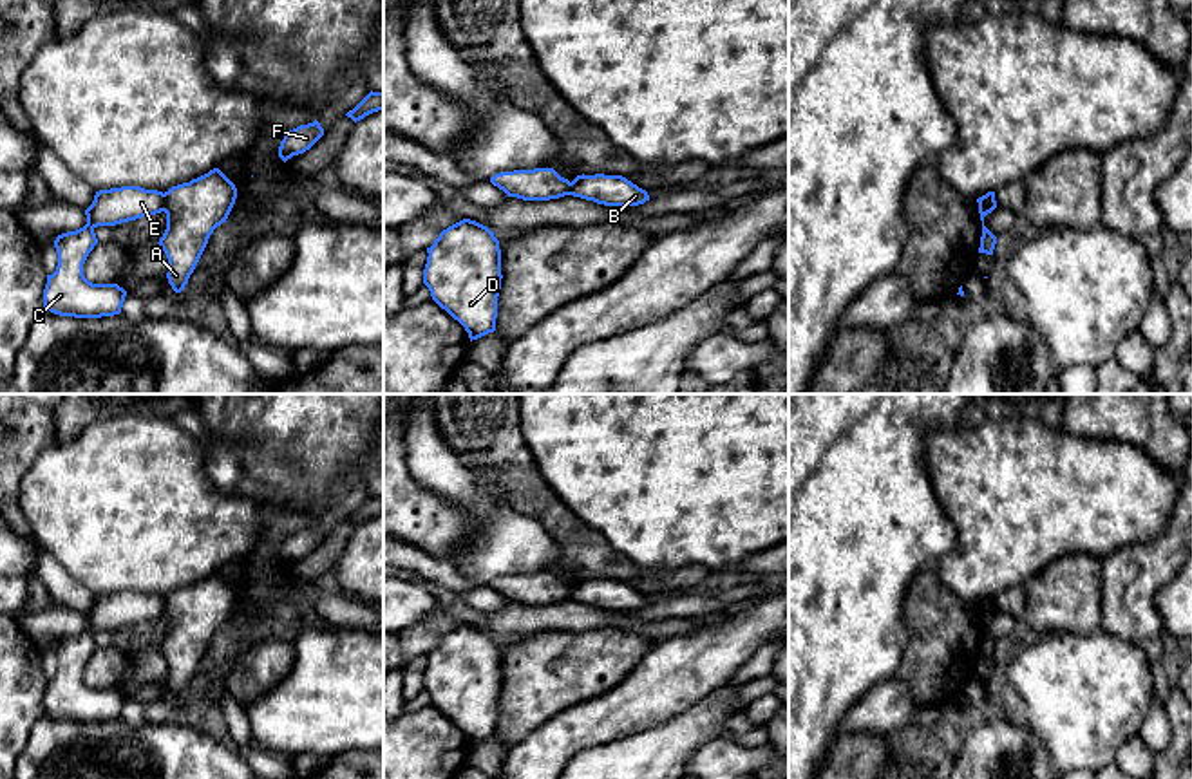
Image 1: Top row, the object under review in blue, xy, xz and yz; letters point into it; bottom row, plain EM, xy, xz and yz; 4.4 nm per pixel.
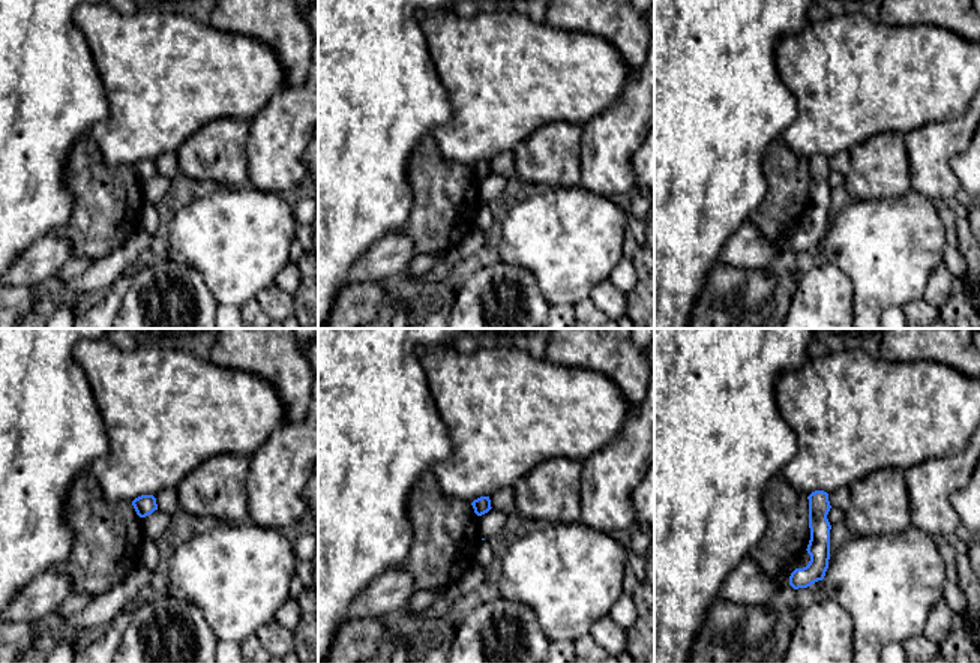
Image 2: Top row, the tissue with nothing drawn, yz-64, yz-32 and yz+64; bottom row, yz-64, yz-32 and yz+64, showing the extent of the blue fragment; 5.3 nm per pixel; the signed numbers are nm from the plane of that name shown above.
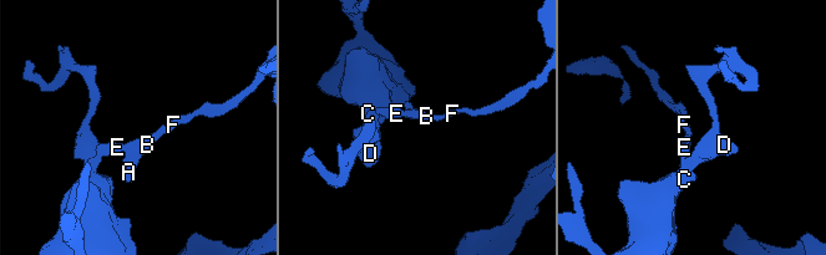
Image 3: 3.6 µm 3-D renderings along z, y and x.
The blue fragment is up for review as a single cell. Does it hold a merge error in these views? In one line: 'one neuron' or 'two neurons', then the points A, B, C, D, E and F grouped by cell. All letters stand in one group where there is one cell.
two neurons; A B F / C D E

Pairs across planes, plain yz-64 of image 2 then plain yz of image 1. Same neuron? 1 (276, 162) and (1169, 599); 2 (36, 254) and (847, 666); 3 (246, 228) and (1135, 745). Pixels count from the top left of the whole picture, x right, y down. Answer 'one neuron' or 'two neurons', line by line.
1: two neurons
2: two neurons
3: two neurons

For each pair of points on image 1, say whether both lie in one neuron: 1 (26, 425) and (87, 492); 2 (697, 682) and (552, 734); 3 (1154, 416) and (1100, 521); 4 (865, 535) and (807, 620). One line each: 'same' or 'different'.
1: different
2: same
3: different
4: same

